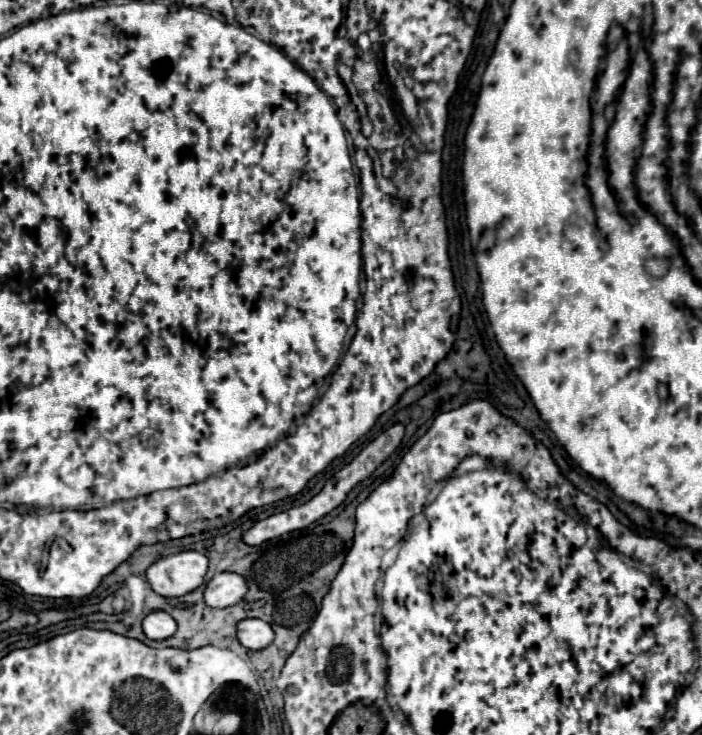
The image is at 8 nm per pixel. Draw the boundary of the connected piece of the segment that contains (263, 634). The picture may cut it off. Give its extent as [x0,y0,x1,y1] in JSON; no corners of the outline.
[238,618,274,650]

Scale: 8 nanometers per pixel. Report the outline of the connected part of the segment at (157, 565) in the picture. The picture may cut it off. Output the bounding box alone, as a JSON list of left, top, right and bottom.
[146,550,208,598]

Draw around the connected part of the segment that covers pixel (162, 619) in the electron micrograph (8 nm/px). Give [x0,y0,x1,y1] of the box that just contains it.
[142,610,176,640]

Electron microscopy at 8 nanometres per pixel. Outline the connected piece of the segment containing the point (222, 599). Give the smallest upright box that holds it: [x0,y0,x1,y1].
[204,572,246,608]

